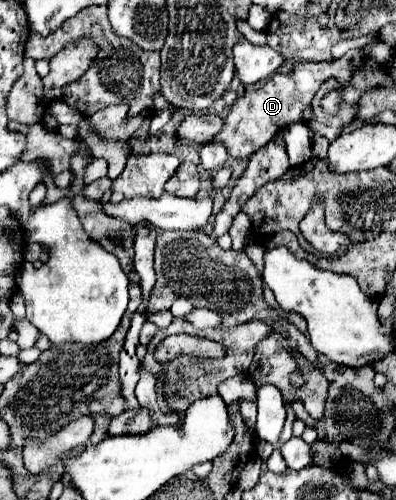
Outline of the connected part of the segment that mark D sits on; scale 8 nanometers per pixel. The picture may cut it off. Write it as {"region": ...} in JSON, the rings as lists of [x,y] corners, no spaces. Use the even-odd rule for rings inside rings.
{"region":[[[349,50],[343,58],[331,62],[331,64],[317,64],[317,62],[299,62],[295,64],[295,68],[289,74],[273,74],[259,90],[257,88],[249,88],[233,106],[231,106],[231,114],[227,116],[227,122],[223,126],[223,130],[213,136],[213,140],[209,142],[221,142],[227,152],[233,158],[249,158],[253,152],[257,152],[259,148],[263,148],[269,140],[273,140],[283,126],[291,124],[291,122],[301,122],[303,118],[303,110],[311,104],[315,92],[319,90],[319,86],[329,80],[335,78],[341,84],[347,84],[351,78],[351,62],[359,64],[363,58],[359,54],[359,50]]]}

